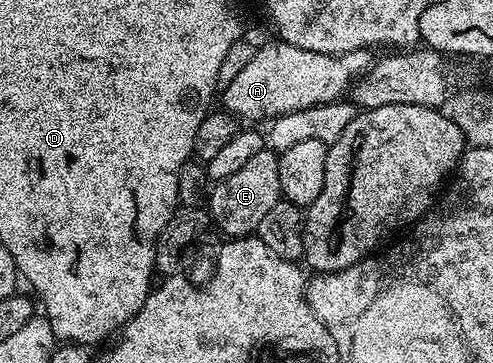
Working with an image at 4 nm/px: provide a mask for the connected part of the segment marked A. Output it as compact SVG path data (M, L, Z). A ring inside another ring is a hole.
M265 43L254 50L250 63L239 72L235 81L224 87L224 110L241 121L272 121L279 115L311 109L324 103L338 102L344 96L341 94L344 91L346 94L369 70L369 55L370 52L365 49L347 51L343 55L324 55L299 49L290 43Z

